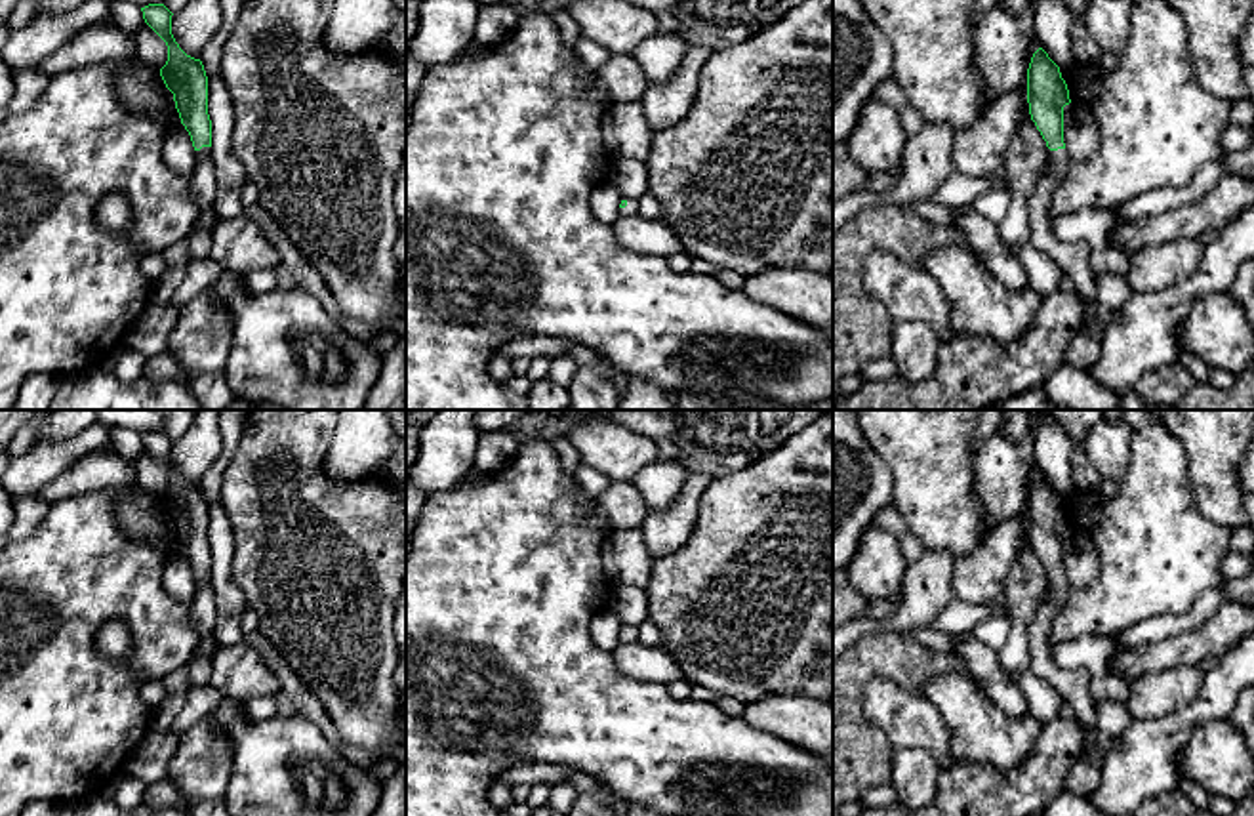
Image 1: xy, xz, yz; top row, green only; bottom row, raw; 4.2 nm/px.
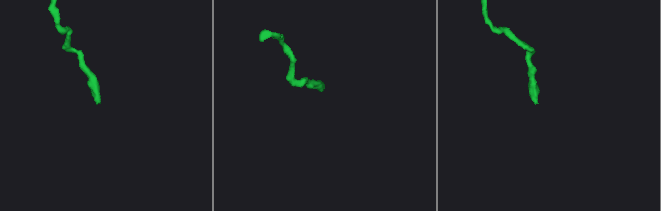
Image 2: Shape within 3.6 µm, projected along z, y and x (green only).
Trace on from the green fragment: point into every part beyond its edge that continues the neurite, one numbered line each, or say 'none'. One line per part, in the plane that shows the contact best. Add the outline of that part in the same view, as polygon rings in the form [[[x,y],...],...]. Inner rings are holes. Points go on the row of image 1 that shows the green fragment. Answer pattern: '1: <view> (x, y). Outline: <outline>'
1: xy (202, 183). Outline: [[[212,147],[194,151],[196,166],[191,177],[191,196],[198,206],[198,219],[187,235],[187,248],[191,257],[210,257],[212,227],[217,221],[213,214],[215,202],[215,170],[212,162]]]

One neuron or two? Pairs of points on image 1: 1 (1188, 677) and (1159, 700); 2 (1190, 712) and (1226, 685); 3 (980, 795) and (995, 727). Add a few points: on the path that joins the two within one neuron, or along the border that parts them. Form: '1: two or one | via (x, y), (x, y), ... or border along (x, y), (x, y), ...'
1: one | via (1180, 685), (1167, 693)
2: one | via (1199, 712), (1216, 694)
3: two | border along (1030, 750), (1009, 769), (963, 761)

